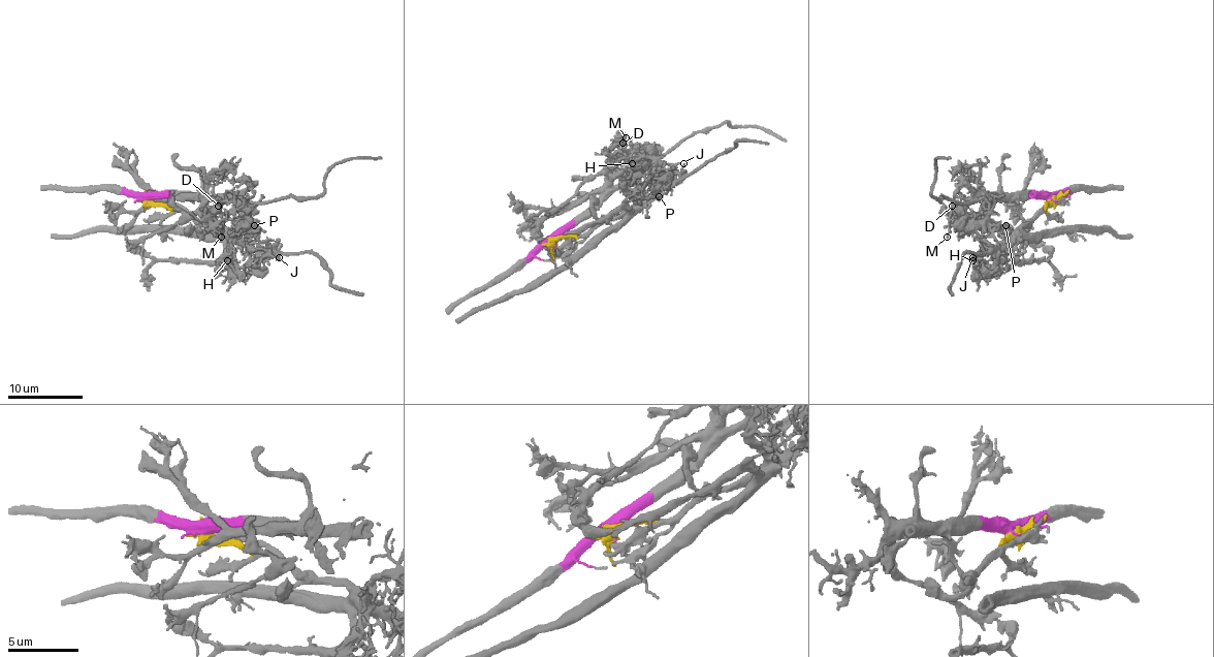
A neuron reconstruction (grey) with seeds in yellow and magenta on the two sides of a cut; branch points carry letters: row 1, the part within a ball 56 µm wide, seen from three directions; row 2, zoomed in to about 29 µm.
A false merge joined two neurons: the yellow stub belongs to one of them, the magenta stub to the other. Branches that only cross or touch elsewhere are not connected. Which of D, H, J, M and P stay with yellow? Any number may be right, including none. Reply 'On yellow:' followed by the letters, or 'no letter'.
On yellow: H, J, P

